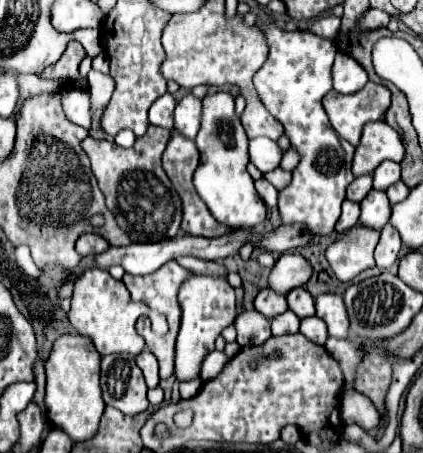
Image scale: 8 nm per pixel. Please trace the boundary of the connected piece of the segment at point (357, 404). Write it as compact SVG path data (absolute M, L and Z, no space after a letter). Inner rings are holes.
M352 390L342 396L340 404L340 416L344 424L358 424L364 430L372 430L380 422L380 414L374 408L374 404L360 392Z

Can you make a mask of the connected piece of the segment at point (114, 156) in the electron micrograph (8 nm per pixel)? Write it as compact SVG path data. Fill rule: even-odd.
M150 126L132 148L122 148L112 140L86 138L84 152L92 162L92 172L106 196L106 206L116 214L116 222L134 242L160 242L174 238L182 222L182 200L162 168L162 154L170 140L170 130Z

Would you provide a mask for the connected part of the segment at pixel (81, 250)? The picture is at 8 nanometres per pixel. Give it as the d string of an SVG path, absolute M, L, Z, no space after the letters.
M96 232L80 236L78 242L76 242L76 252L78 252L80 256L100 254L100 252L106 252L106 250L108 250L108 242L106 242L102 236L98 236Z

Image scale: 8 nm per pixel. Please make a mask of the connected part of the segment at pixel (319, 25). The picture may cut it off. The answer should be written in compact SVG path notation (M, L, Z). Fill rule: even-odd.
M322 16L322 18L308 22L308 30L312 34L316 34L320 38L328 38L328 40L336 38L338 28L340 28L340 18L336 18L336 16Z

